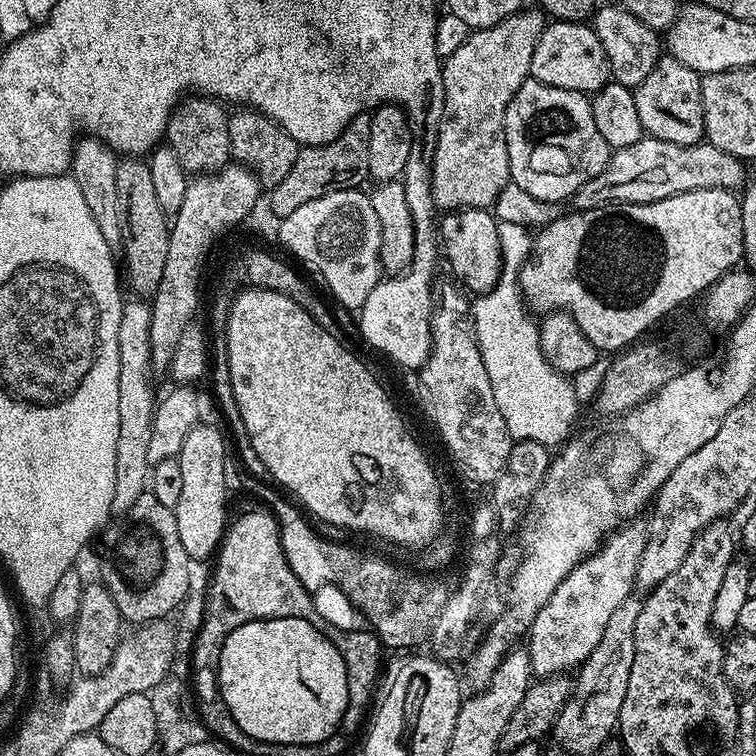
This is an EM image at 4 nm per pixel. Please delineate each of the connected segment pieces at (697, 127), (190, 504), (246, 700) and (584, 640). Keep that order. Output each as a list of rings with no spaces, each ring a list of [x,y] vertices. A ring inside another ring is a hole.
[[[671,54],[661,55],[654,70],[634,89],[634,106],[638,106],[645,133],[666,142],[678,142],[678,146],[701,143],[705,139],[701,79],[701,73],[690,70]]]
[[[199,422],[193,426],[186,440],[182,443],[182,448],[178,455],[180,465],[182,466],[182,491],[174,509],[176,521],[178,522],[178,535],[182,537],[182,547],[186,550],[189,561],[204,560],[213,555],[219,549],[220,542],[224,538],[224,529],[226,519],[224,520],[224,511],[228,508],[228,496],[230,490],[226,486],[226,475],[224,469],[230,461],[230,448],[224,445],[225,433],[220,433],[212,424]]]
[[[279,616],[273,620],[255,620],[246,622],[246,626],[238,626],[234,634],[225,637],[224,644],[220,647],[220,687],[218,696],[224,699],[227,715],[234,718],[246,734],[256,740],[270,742],[271,744],[317,744],[326,738],[337,735],[338,729],[344,722],[344,711],[348,705],[348,679],[346,678],[346,662],[342,654],[334,645],[316,629],[311,619],[302,616]]]
[[[633,518],[620,525],[591,556],[588,556],[550,594],[550,602],[538,610],[526,633],[530,666],[537,677],[558,676],[579,669],[602,639],[609,618],[637,587],[638,558],[648,541],[645,521]]]

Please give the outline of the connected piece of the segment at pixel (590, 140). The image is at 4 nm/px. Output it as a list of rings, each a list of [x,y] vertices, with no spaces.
[[[527,79],[518,86],[518,94],[510,98],[510,106],[506,106],[506,150],[510,154],[510,180],[517,184],[528,196],[536,200],[567,201],[582,186],[582,182],[590,182],[602,170],[606,170],[606,162],[612,157],[613,149],[608,147],[606,138],[598,130],[594,122],[594,110],[591,99],[578,90],[562,90],[558,86],[546,86],[546,82]]]

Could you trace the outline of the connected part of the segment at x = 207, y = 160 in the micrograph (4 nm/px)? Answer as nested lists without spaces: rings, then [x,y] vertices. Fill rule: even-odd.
[[[192,94],[180,101],[168,120],[167,143],[173,154],[182,162],[185,172],[189,174],[207,174],[217,172],[229,163],[230,134],[228,133],[229,113],[224,112],[225,105],[219,99],[209,98],[203,94]]]

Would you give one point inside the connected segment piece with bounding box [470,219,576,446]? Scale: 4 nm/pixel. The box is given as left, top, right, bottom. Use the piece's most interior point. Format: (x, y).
(539, 403)

